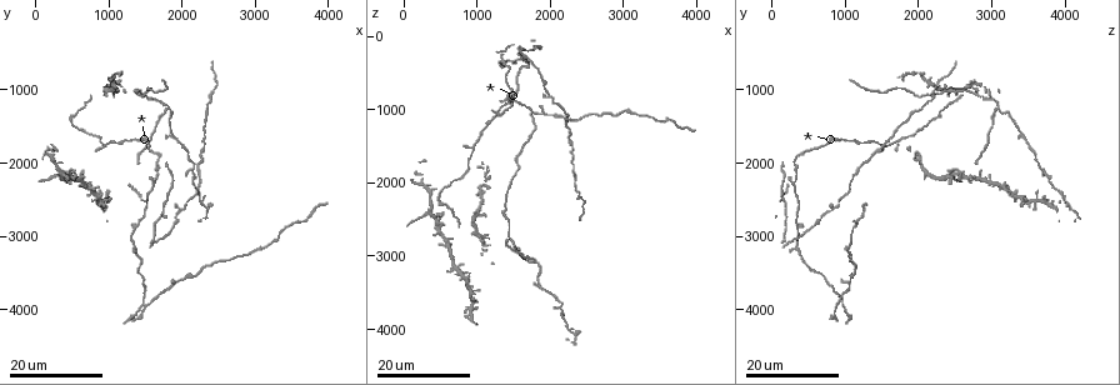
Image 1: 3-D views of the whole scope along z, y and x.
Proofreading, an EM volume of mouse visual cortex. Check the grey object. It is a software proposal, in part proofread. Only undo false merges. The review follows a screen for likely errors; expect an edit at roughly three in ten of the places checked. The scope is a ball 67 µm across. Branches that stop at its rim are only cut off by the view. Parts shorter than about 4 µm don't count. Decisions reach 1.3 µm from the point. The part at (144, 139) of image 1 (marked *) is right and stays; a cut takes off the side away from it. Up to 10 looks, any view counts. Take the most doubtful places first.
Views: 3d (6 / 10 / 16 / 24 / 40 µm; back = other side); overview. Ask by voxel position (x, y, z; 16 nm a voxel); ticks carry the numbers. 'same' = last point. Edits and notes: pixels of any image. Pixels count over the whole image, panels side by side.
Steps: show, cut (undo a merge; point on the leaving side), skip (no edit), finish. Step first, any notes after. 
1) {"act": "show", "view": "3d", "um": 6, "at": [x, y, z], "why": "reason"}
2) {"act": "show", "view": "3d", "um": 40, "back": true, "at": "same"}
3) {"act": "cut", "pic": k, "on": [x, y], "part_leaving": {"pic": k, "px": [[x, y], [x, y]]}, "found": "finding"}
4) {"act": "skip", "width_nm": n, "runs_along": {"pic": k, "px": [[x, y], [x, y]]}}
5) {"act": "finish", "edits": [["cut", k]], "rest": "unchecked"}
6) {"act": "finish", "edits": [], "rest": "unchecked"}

{"act": "show", "view": "3d", "um": 24, "at": [350, 2150, 2400], "why": "side arm on a straight run"}

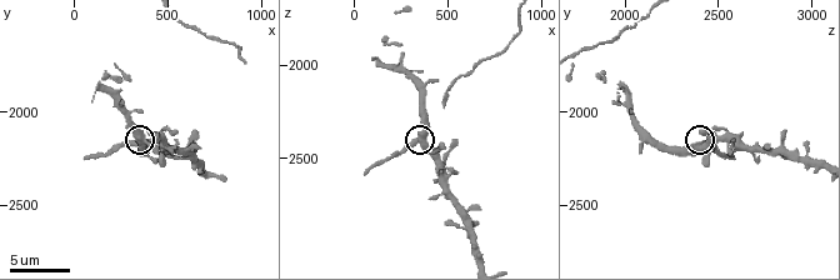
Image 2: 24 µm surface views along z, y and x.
{"act": "show", "view": "3d", "um": 10, "at": [320, 2180, 2420]}

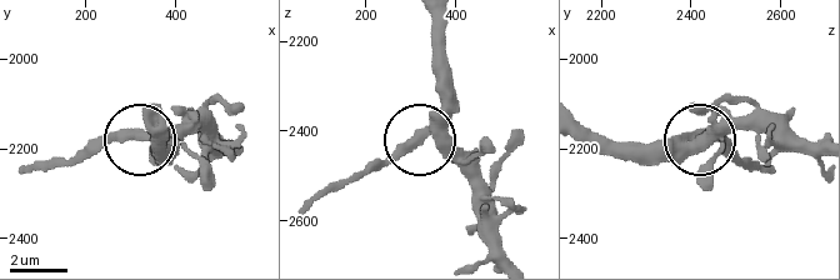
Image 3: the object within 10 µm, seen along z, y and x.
{"act": "cut", "pic": 3, "on": [128, 129], "part_leaving": {"pic": 3, "px": [[433, 124], [328, 189], [301, 215]]}, "found": "two neurons meet here"}

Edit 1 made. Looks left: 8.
{"act": "show", "view": "overview", "why": "see it whole again"}

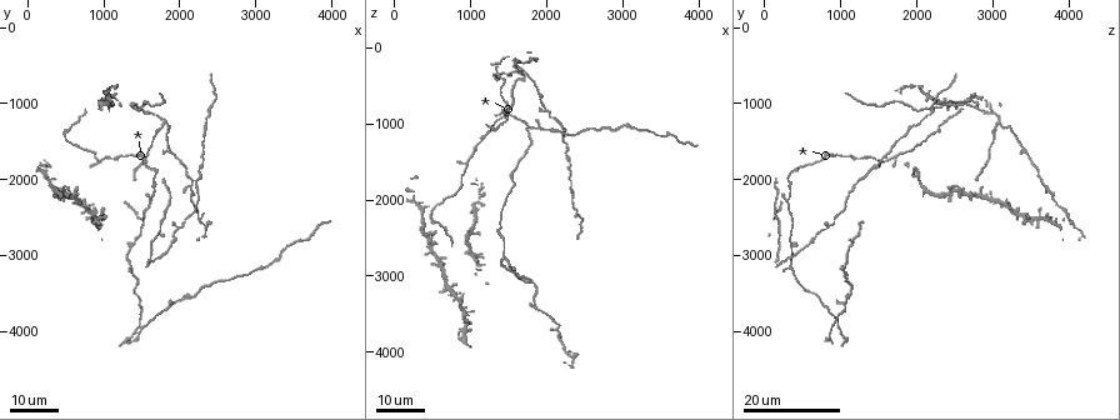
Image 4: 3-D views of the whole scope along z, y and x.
{"act": "show", "view": "3d", "um": 16, "at": [1800, 1250, 3050], "why": "branch point"}

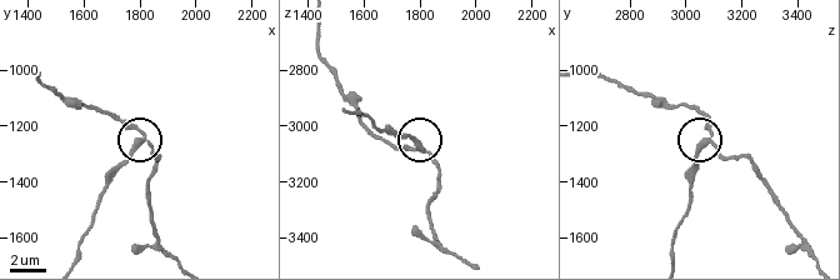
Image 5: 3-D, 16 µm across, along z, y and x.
{"act": "show", "view": "3d", "um": 6, "at": [1820, 1260, 3080], "why": "closer look"}

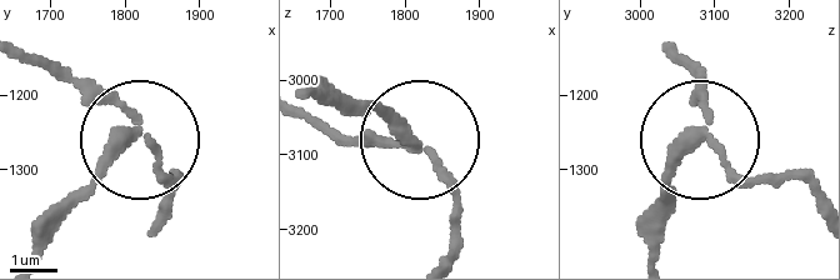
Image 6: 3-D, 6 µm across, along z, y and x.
{"act": "cut", "pic": 6, "on": [93, 175], "arms": 3, "part_leaving": {"pic": 6, "px": [[133, 134], [44, 250]]}, "found": "two neurons meet here"}

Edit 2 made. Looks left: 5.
{"act": "show", "view": "overview"}

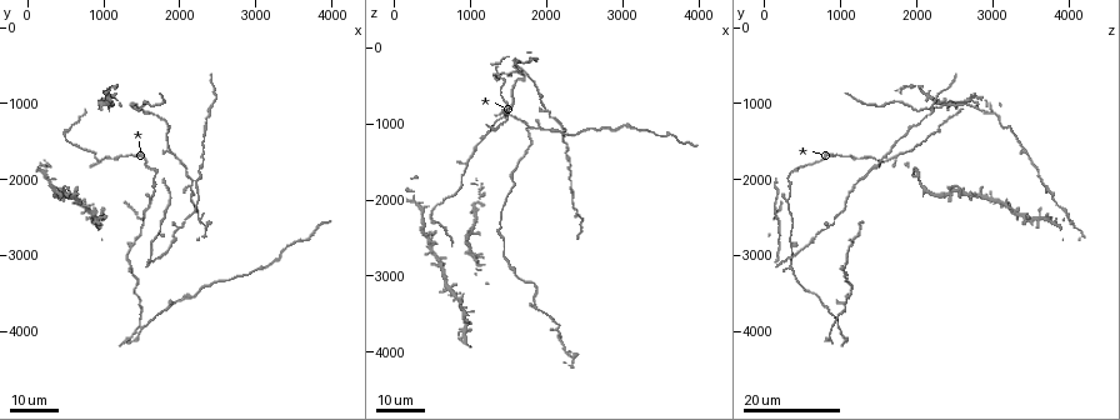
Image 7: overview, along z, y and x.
{"act": "show", "view": "3d", "um": 24, "at": [1450, 3950, 1000], "why": "two arms in line, one across"}

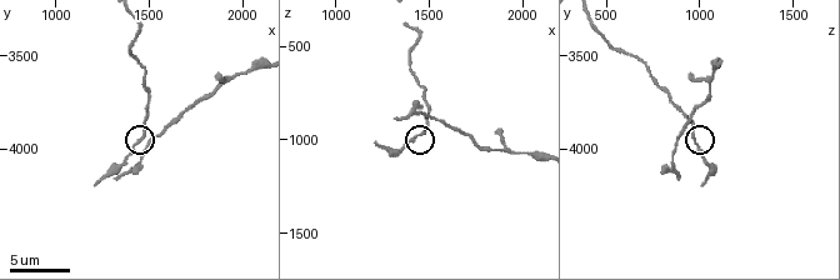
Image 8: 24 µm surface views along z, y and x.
{"act": "show", "view": "3d", "um": 6, "at": [1460, 3940, 980]}

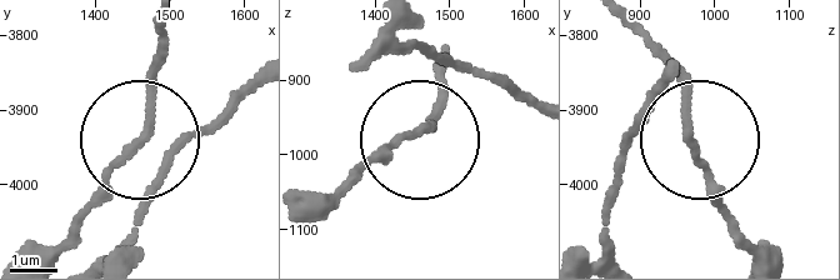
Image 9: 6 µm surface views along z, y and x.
{"act": "skip", "arms": 3, "runs_along": {"pic": 9, "px": [[638, 29], [683, 89], [714, 208], [754, 251]]}, "found": "all the same neuron"}

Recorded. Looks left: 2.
{"act": "show", "view": "3d", "um": 24, "at": [2150, 2100, 3700], "why": "three-way junction"}

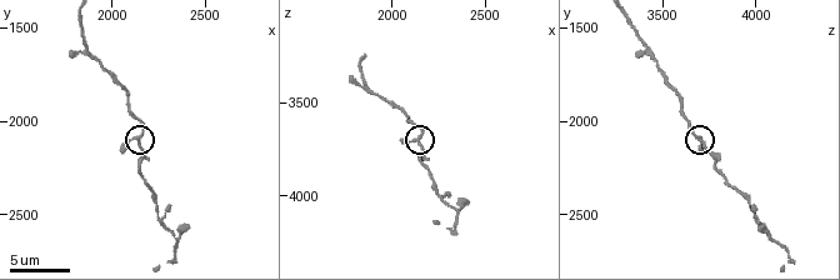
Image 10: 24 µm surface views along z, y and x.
{"act": "show", "view": "3d", "um": 6, "at": [2140, 2120, 3720]}

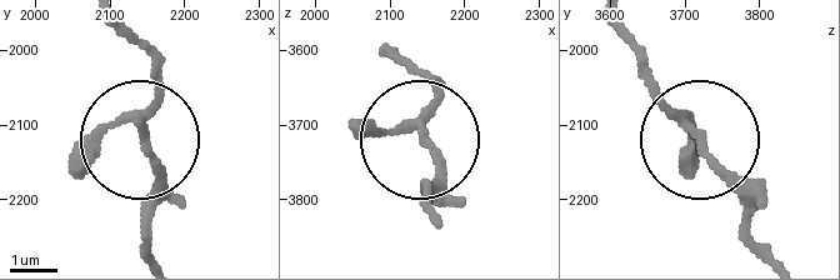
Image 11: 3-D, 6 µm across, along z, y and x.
{"act": "skip", "width_nm": 160, "runs_along": {"pic": 11, "px": [[393, 51], [436, 88], [431, 215]]}, "found": "all the same neuron"}

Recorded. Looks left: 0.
{"act": "finish", "edits": [["cut", 3], ["cut", 6]], "rest": "unchecked"}

